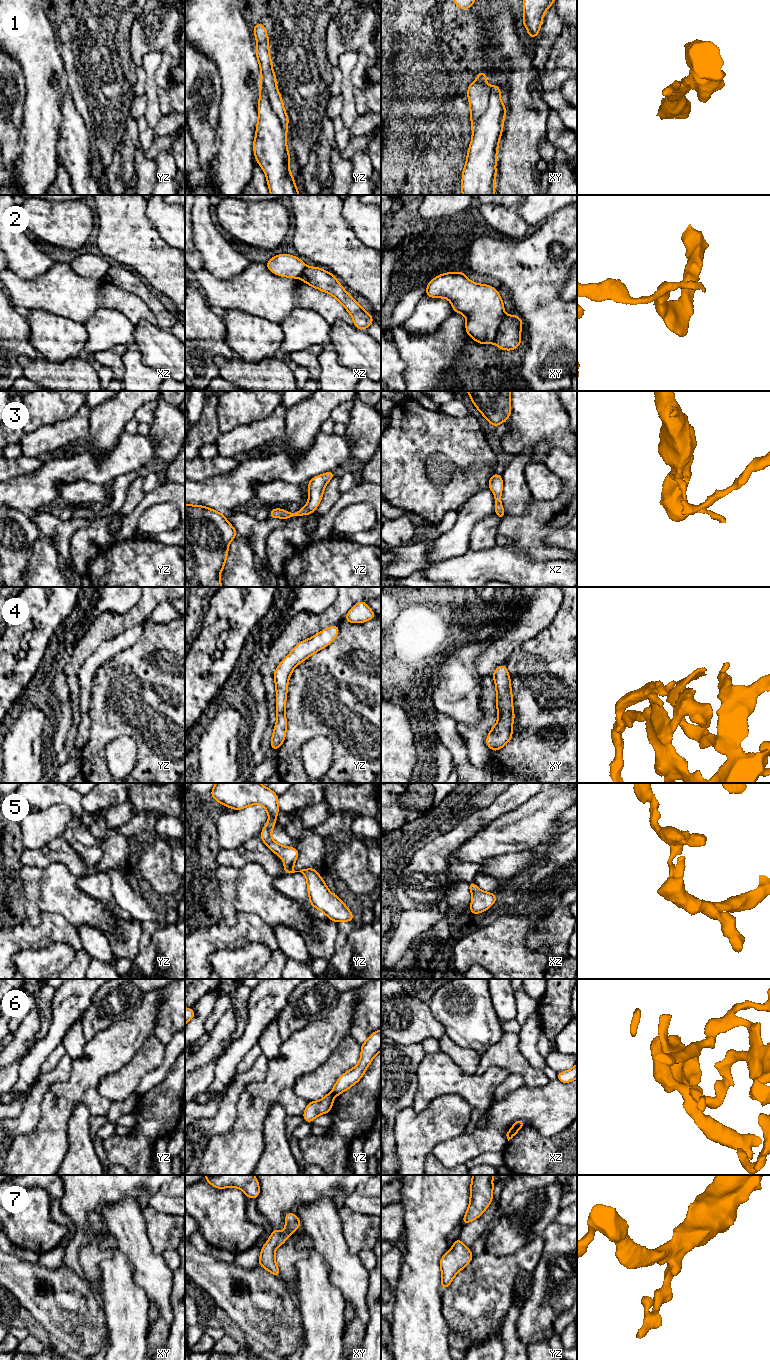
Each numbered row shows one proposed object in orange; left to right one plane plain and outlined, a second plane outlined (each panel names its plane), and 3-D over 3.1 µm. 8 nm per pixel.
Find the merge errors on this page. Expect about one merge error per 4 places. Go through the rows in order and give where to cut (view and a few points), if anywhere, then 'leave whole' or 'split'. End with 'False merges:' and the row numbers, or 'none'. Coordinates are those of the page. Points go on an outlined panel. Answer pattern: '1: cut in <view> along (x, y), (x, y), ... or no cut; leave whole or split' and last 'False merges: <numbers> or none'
1: cut in yz along (261, 82), (286, 136); split
2: cut in xy along (505, 315), (493, 342); split
3: no cut; leave whole
4: no cut; leave whole
5: no cut; leave whole
6: cut in xz along (513, 1126), (519, 1128); split
7: no cut; leave whole
False merges: 1, 2, 6

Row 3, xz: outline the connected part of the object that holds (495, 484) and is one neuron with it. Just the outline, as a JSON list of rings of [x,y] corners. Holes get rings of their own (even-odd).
[[[493,473],[490,477],[488,487],[492,490],[495,497],[495,514],[501,520],[504,518],[505,510],[501,502],[501,493],[503,491],[503,479],[502,476],[496,473]]]

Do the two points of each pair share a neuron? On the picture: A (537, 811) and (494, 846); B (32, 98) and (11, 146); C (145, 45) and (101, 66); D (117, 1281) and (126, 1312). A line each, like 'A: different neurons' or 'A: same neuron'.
A: same neuron
B: different neurons
C: different neurons
D: same neuron

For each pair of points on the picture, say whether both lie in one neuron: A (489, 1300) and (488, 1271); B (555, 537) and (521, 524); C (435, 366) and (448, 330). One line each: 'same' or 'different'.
A: same
B: different
C: same

